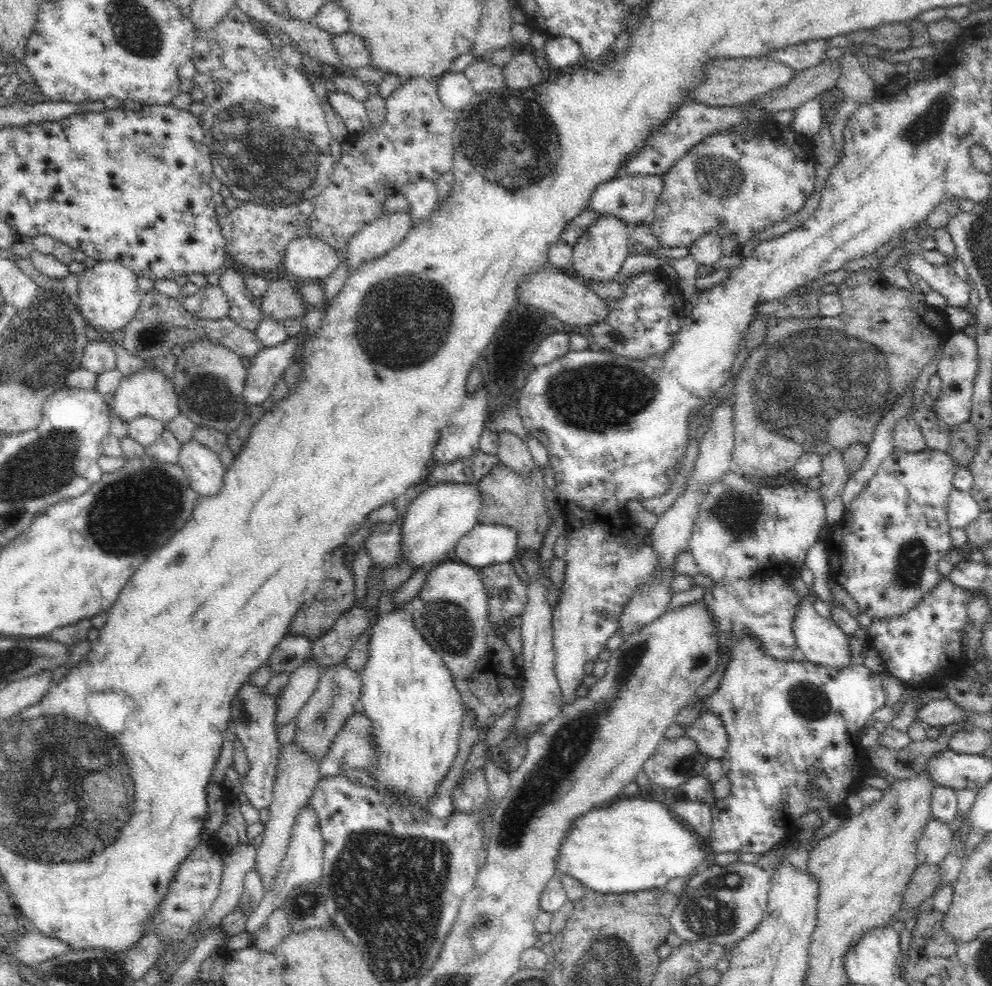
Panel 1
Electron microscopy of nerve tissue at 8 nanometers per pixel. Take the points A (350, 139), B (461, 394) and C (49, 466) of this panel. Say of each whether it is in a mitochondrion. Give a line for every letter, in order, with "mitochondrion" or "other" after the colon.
A: other
B: other
C: mitochondrion

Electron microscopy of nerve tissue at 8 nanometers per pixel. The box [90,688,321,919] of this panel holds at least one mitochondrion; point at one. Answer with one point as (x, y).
(246, 716)

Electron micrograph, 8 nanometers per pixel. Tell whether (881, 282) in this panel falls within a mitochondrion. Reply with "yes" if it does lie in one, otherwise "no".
no

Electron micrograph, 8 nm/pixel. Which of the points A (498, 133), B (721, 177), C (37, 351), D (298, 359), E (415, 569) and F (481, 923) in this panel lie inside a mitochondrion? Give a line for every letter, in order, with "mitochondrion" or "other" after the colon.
A: mitochondrion
B: mitochondrion
C: mitochondrion
D: other
E: other
F: mitochondrion

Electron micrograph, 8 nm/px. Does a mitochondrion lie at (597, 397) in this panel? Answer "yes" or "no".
yes

